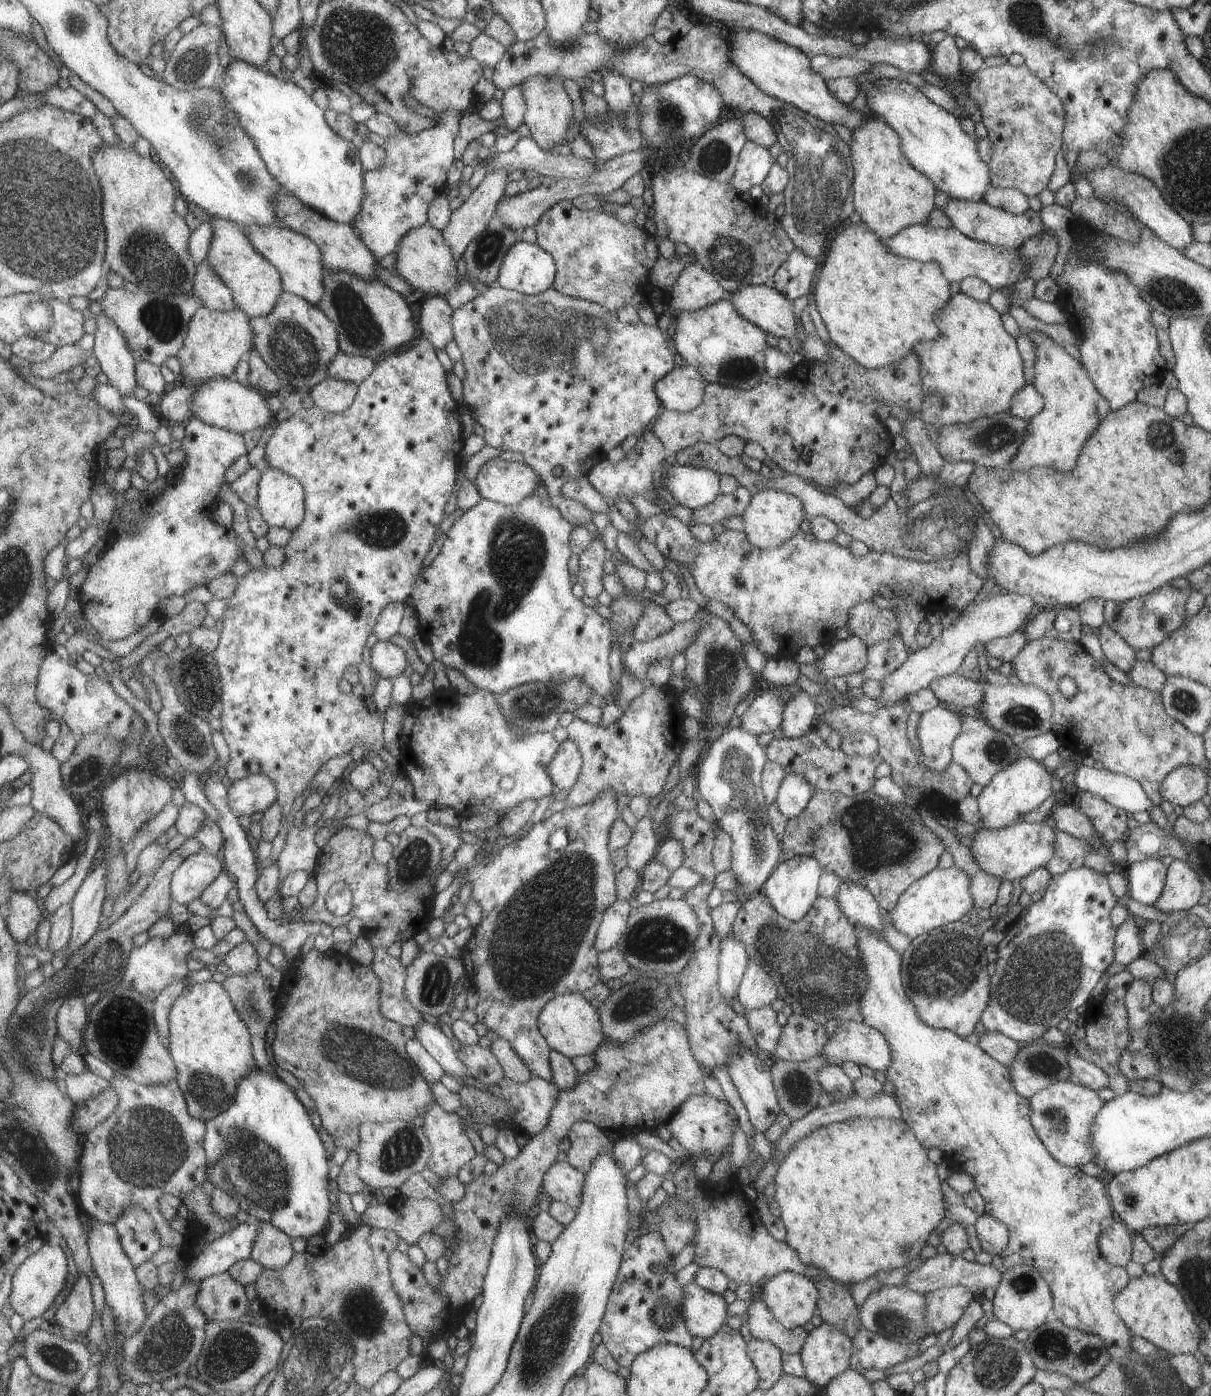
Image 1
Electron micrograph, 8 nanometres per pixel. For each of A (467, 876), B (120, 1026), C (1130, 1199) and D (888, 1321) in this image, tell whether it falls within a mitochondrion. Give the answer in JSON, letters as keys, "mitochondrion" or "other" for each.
{"A":"other","B":"mitochondrion","C":"mitochondrion","D":"mitochondrion"}

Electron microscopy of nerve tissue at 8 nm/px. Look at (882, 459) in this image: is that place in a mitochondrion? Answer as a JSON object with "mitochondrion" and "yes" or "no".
{"mitochondrion":"no"}

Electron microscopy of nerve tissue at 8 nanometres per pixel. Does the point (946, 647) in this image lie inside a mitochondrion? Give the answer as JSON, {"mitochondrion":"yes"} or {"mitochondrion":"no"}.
{"mitochondrion":"no"}

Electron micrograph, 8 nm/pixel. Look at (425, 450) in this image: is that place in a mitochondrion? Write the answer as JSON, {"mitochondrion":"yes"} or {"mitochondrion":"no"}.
{"mitochondrion":"no"}

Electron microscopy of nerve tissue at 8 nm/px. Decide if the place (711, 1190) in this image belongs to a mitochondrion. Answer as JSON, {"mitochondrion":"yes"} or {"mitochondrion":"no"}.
{"mitochondrion":"no"}

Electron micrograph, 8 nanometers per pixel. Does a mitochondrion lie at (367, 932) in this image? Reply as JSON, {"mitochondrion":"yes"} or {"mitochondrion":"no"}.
{"mitochondrion":"no"}

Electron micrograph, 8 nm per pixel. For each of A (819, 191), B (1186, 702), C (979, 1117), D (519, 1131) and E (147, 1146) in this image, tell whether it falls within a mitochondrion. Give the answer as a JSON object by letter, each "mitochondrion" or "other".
{"A":"mitochondrion","B":"mitochondrion","C":"other","D":"other","E":"mitochondrion"}

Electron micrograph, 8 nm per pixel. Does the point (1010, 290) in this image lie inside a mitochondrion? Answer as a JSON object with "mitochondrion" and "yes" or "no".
{"mitochondrion":"no"}

